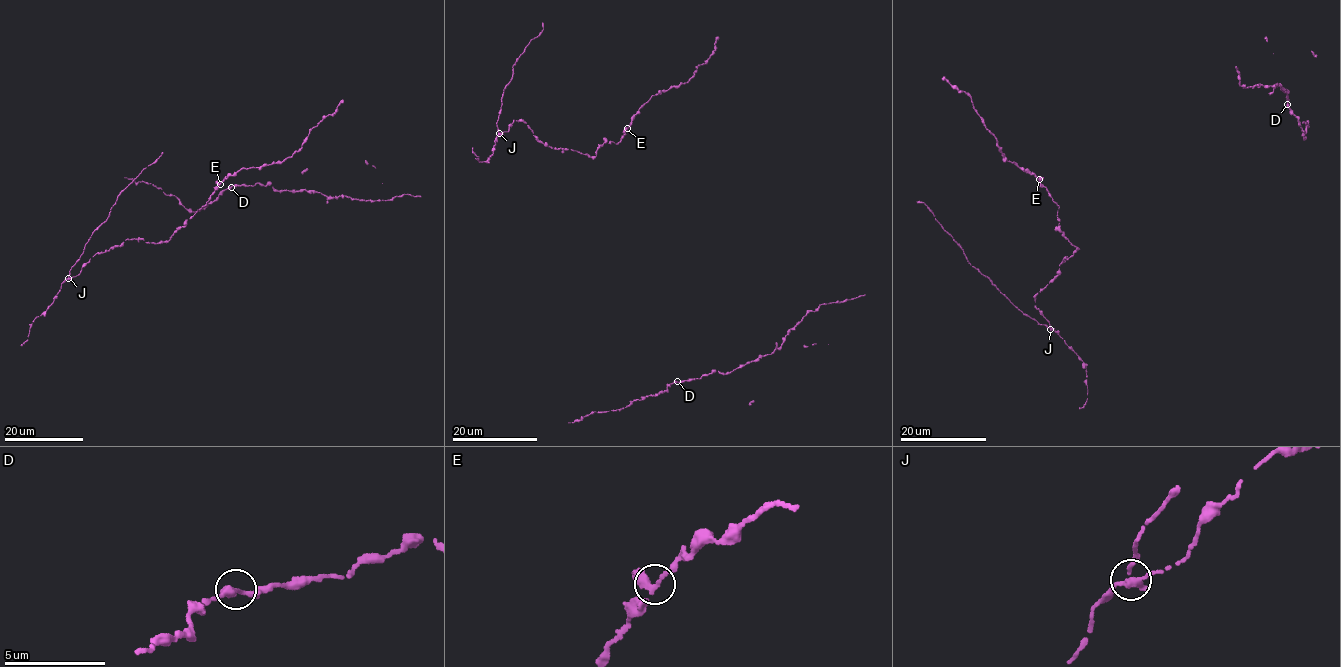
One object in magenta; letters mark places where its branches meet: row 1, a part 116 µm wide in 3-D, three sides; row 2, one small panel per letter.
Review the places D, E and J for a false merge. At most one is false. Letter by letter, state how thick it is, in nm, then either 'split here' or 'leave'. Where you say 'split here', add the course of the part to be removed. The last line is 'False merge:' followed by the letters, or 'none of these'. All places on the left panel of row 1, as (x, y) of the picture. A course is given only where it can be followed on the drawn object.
D: 340 nm thick; leave
E: 240 nm thick; leave
J: 280 nm thick; split here; foreign part runs (68, 278), (70, 268), (92, 234), (106, 220), (120, 193), (162, 152)
False merge: J

